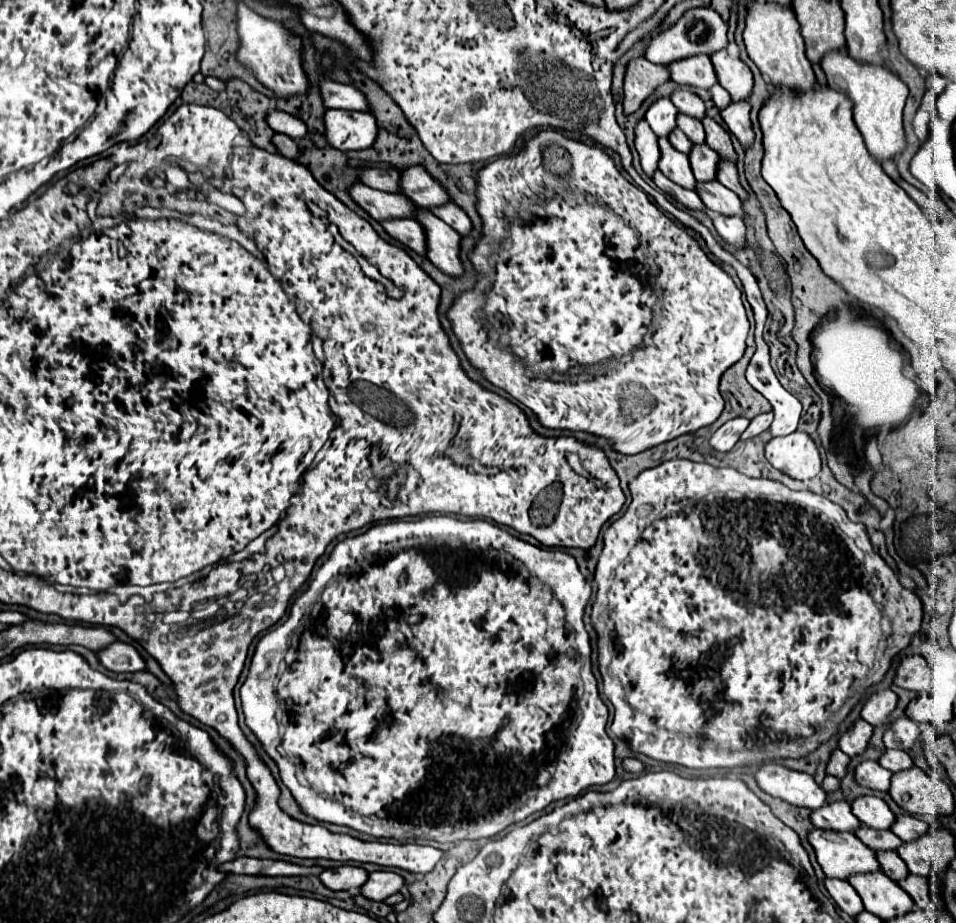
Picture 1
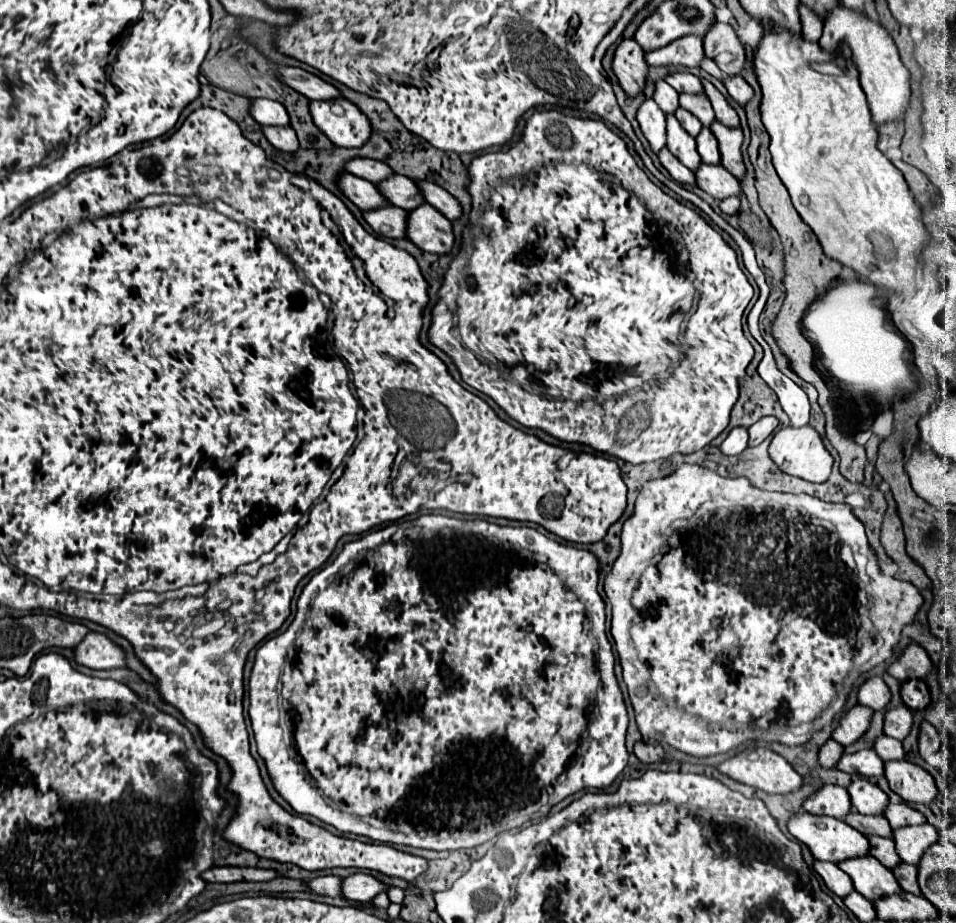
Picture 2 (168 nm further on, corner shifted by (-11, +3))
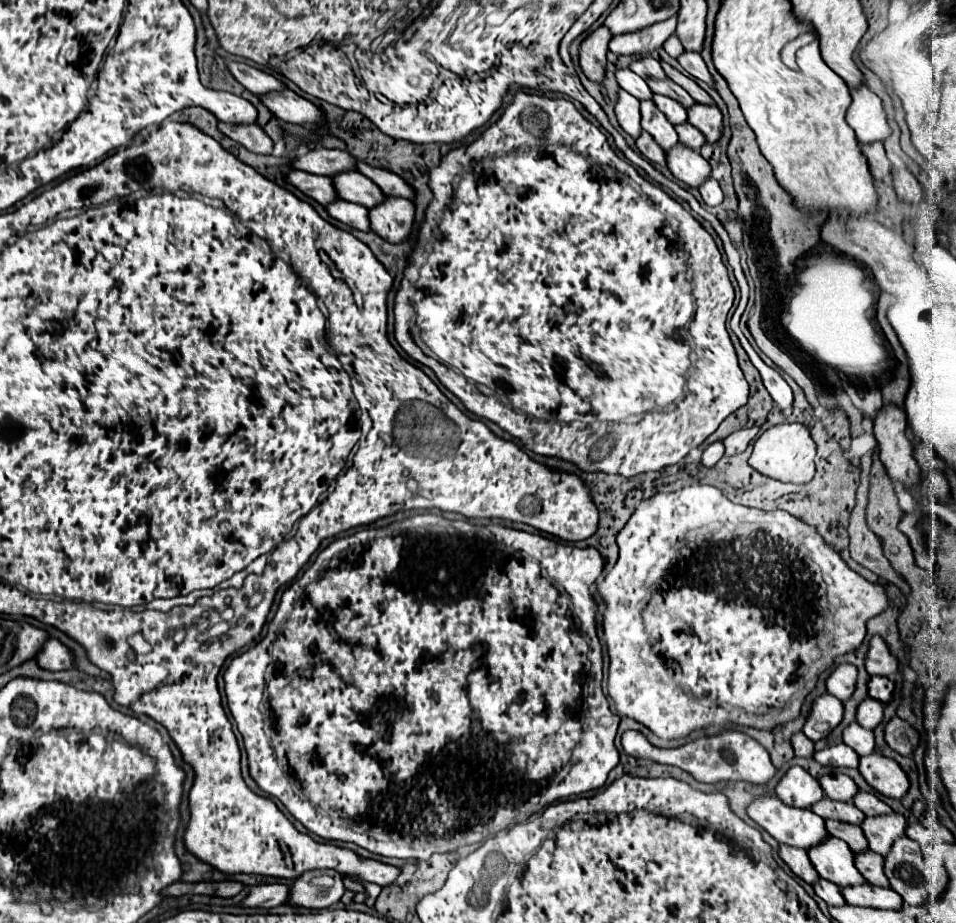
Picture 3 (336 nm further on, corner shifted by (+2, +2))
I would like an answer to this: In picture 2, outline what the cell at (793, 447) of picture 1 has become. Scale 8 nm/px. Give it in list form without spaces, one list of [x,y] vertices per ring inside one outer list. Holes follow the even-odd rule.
[[[803,426],[803,428],[781,428],[769,446],[769,456],[771,460],[779,466],[781,472],[789,474],[789,476],[797,476],[803,478],[807,482],[825,482],[831,474],[831,466],[833,466],[833,456],[825,450],[823,440],[819,436],[819,432],[813,426]]]

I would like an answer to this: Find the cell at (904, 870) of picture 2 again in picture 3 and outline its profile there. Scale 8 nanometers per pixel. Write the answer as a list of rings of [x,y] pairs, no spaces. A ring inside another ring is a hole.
[[[864,851],[856,855],[856,867],[864,875],[864,879],[876,887],[890,887],[886,873],[884,873],[884,857],[874,855],[874,851]]]

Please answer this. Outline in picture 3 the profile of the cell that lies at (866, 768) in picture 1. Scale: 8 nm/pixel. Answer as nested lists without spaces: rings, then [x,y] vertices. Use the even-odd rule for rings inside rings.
[[[838,743],[824,751],[818,751],[814,755],[814,759],[826,767],[850,767],[850,769],[856,769],[858,761],[860,761],[860,757],[844,743]]]

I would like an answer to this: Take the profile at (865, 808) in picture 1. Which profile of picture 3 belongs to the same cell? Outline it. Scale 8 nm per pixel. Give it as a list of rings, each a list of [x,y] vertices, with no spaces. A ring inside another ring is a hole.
[[[824,775],[820,779],[820,785],[826,793],[826,797],[834,799],[834,801],[842,801],[842,803],[850,803],[854,799],[854,795],[858,793],[856,783],[848,777],[848,775]]]

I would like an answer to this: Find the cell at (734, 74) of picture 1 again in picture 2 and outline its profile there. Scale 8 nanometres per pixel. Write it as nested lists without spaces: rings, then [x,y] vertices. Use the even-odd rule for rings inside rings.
[[[713,22],[703,36],[703,50],[725,74],[739,74],[745,66],[745,50],[729,24]]]

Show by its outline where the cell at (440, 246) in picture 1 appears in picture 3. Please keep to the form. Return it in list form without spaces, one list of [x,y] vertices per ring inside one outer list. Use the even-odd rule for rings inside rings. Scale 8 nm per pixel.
[[[386,197],[386,203],[370,209],[370,225],[376,235],[390,243],[402,243],[414,227],[414,203],[410,199]]]

